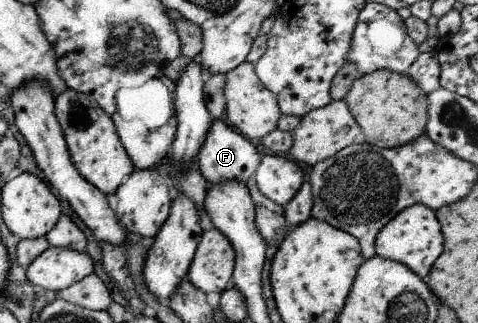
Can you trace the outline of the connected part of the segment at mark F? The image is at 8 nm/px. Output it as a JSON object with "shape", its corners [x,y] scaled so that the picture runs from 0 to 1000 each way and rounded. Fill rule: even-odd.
{"shape":[[[454,365],[441,378],[427,446],[421,449],[408,492],[408,508],[439,573],[479,557],[500,557],[515,567],[542,517],[546,489],[546,474],[525,430],[506,421],[483,387]]]}

